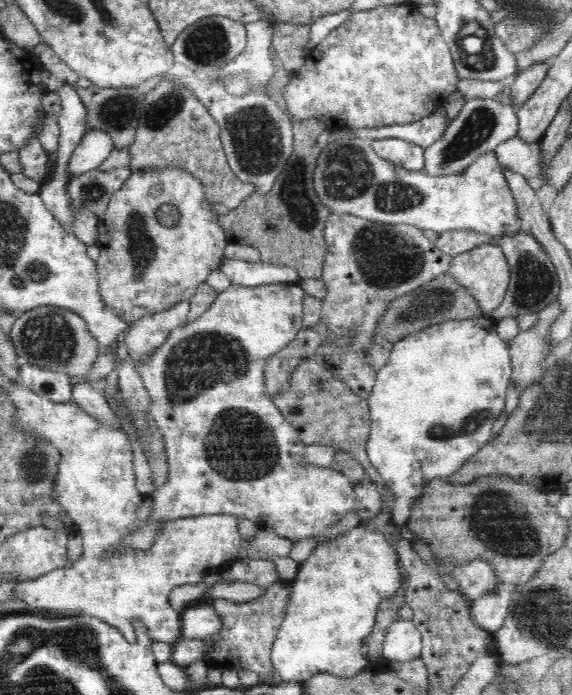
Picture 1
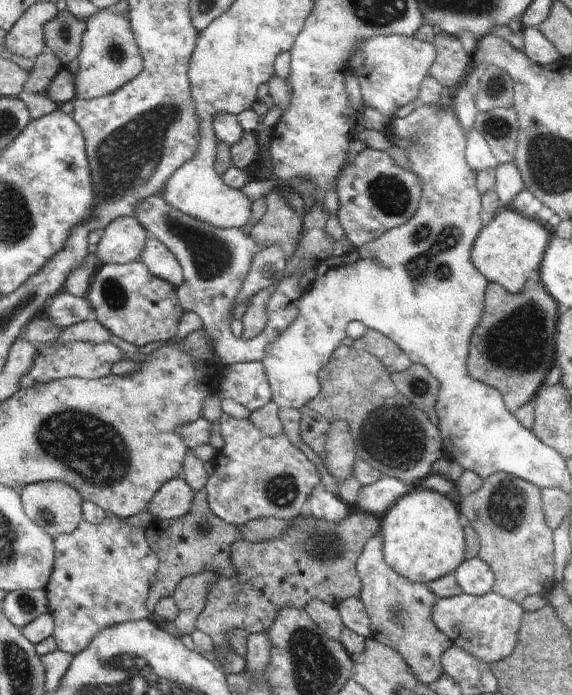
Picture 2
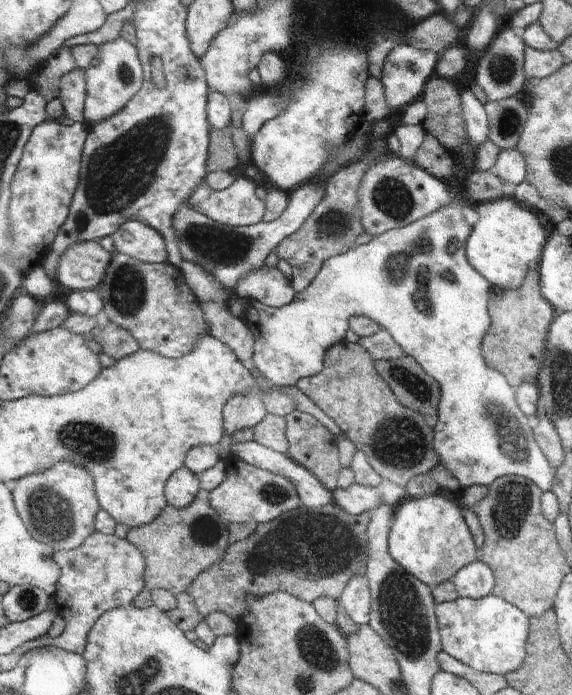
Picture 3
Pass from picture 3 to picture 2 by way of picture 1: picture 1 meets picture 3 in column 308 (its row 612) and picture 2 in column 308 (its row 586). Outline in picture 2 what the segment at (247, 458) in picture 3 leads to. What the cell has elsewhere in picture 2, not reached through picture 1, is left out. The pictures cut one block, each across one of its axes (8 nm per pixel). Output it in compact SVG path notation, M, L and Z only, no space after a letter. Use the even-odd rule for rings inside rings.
M322 484L316 485L308 495L306 510L317 519L332 524L339 523L349 515L348 505L336 495L326 491Z

